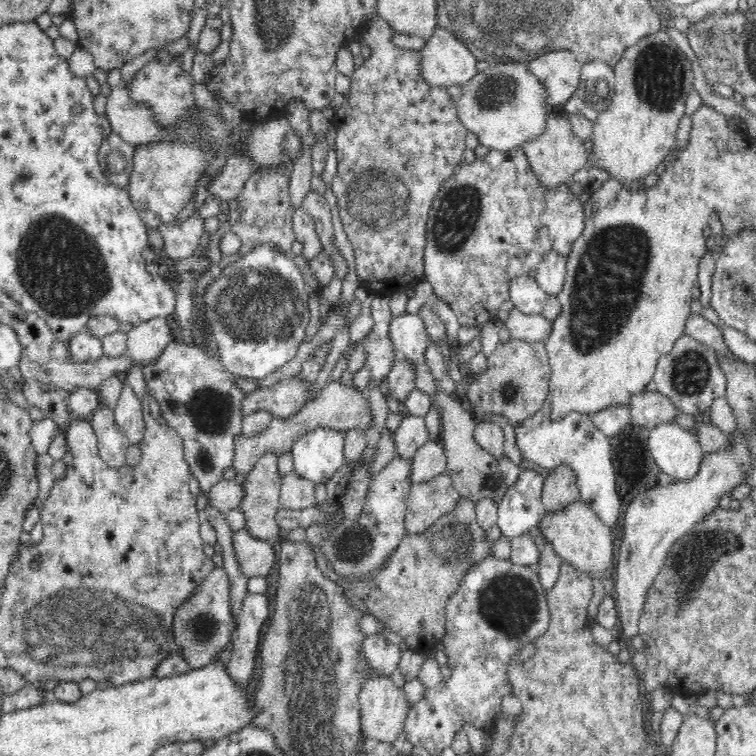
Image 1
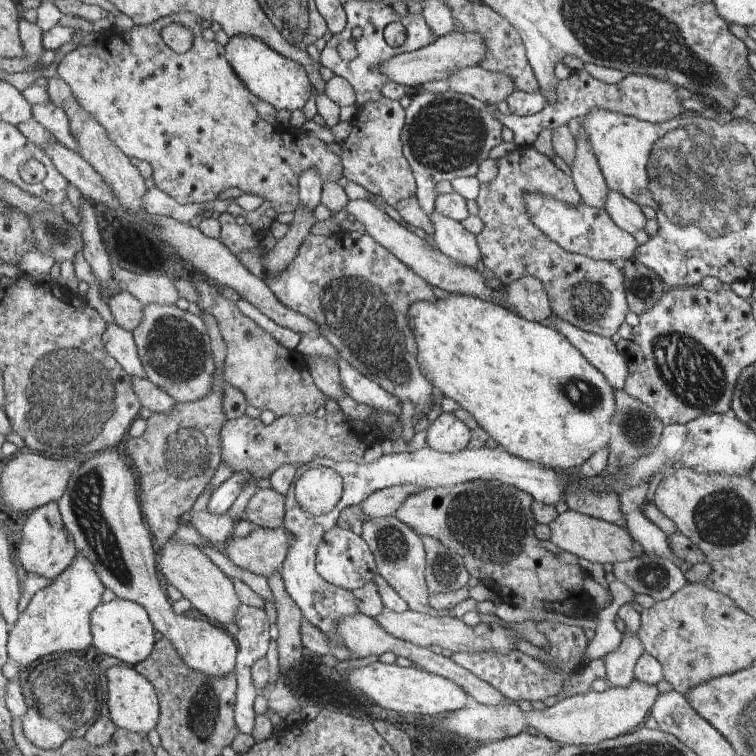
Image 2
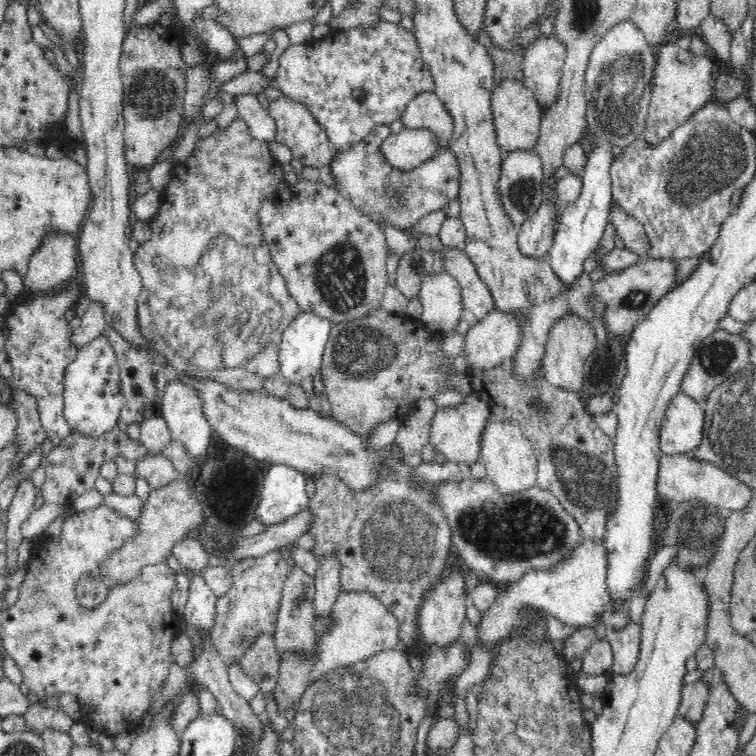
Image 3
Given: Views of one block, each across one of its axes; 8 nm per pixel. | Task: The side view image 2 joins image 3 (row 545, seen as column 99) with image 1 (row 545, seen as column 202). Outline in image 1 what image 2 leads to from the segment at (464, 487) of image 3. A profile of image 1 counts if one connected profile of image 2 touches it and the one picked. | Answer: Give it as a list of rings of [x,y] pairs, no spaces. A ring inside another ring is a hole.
[[[738,432],[734,434],[734,448],[732,452],[720,452],[719,450],[709,451],[704,454],[698,474],[689,480],[678,480],[667,486],[659,485],[646,490],[642,496],[634,498],[632,504],[626,508],[624,514],[622,544],[618,550],[618,564],[616,564],[616,579],[614,580],[614,588],[616,589],[616,606],[620,619],[619,630],[624,633],[624,636],[633,639],[639,634],[639,618],[642,614],[642,606],[644,606],[644,596],[648,592],[648,588],[652,586],[656,574],[660,572],[661,566],[668,556],[668,552],[672,546],[675,546],[684,534],[688,534],[697,522],[703,520],[708,513],[711,513],[714,508],[718,508],[718,500],[724,494],[730,494],[735,486],[742,484],[742,472],[750,472],[750,444],[738,436]]]

